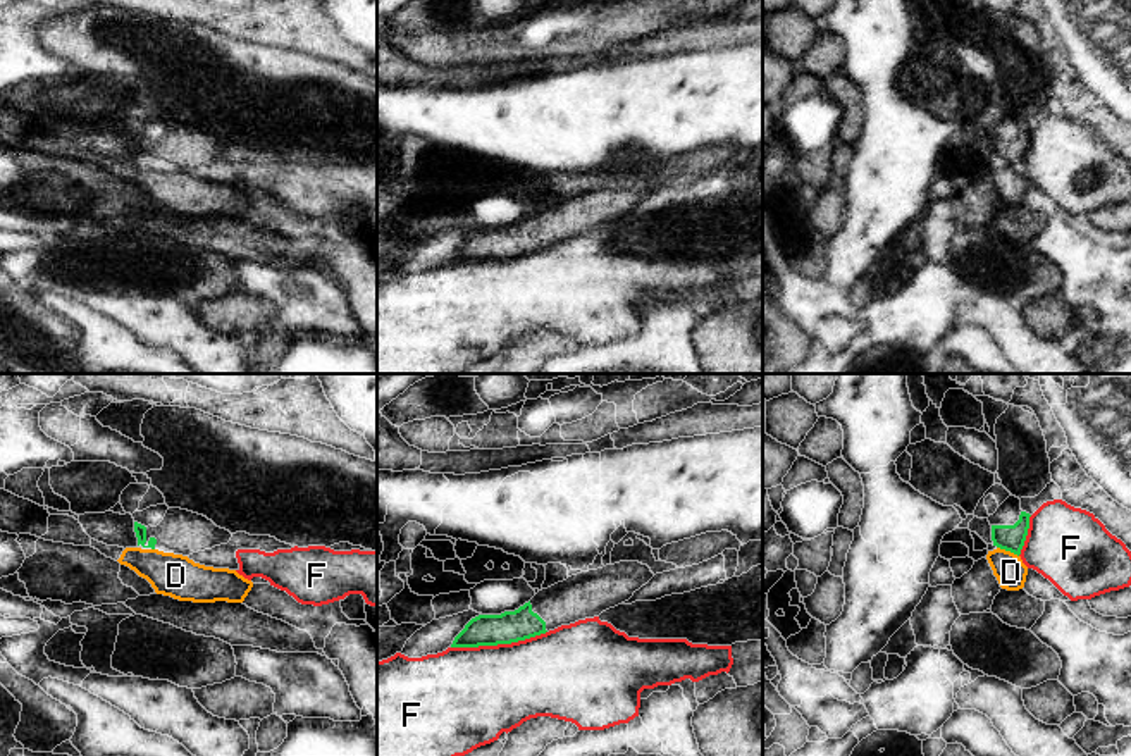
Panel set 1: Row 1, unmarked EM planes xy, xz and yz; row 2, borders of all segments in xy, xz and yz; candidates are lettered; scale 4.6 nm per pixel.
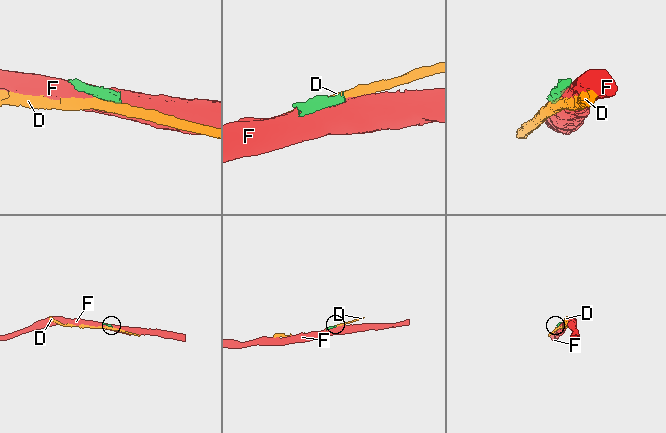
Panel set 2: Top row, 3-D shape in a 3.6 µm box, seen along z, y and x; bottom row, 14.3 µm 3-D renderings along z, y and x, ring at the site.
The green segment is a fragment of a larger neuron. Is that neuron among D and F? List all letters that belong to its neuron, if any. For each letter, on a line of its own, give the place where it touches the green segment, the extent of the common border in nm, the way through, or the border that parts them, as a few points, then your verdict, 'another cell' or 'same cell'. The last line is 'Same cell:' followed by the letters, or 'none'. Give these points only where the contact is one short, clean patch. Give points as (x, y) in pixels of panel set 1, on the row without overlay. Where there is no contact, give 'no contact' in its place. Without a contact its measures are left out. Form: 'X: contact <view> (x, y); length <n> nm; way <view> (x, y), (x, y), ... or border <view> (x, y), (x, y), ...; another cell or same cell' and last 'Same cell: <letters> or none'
D: contact yz (1007, 164); length 120 nm; border yz (997, 161), (1018, 171); another cell
F: contact xz (498, 257); length 460 nm; another cell
Same cell: none

